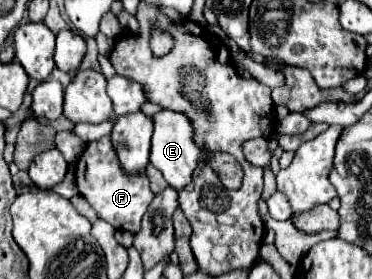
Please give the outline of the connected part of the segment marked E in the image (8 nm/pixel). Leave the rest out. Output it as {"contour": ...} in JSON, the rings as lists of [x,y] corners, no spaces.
{"contour":[[[159,111],[153,117],[153,137],[151,137],[151,165],[157,167],[165,181],[173,187],[173,189],[183,189],[187,183],[191,183],[193,179],[193,171],[197,167],[197,159],[199,159],[199,149],[193,141],[193,127],[189,123],[189,119],[181,113],[173,113],[173,111]]]}

